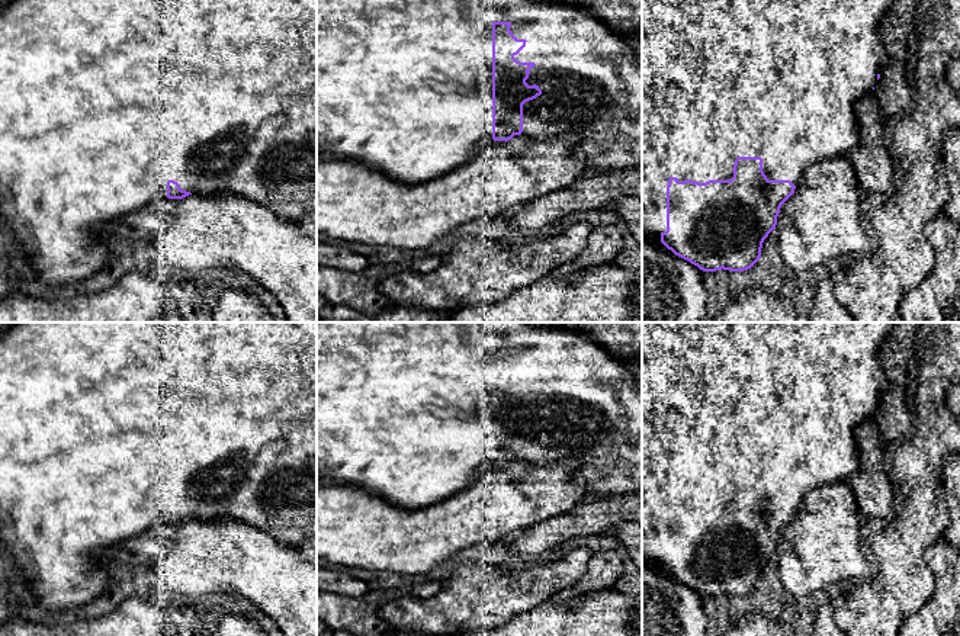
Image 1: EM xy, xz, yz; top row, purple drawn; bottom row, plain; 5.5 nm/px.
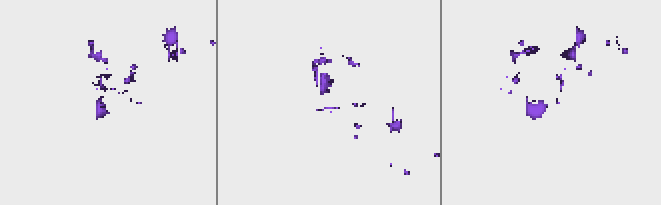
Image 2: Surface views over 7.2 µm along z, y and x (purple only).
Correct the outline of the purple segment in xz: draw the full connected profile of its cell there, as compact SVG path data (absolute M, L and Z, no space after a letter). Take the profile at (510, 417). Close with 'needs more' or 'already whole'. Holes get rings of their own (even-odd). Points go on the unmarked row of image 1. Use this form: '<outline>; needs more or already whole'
M317 322L317 479L344 482L346 486L366 491L399 508L424 508L473 485L487 466L508 466L518 460L536 465L579 460L581 466L574 473L574 481L588 491L585 500L642 492L642 378L636 378L626 362L613 357L578 331L533 327L529 322Z; needs more

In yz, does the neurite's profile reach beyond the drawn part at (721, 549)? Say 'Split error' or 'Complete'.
Split error

